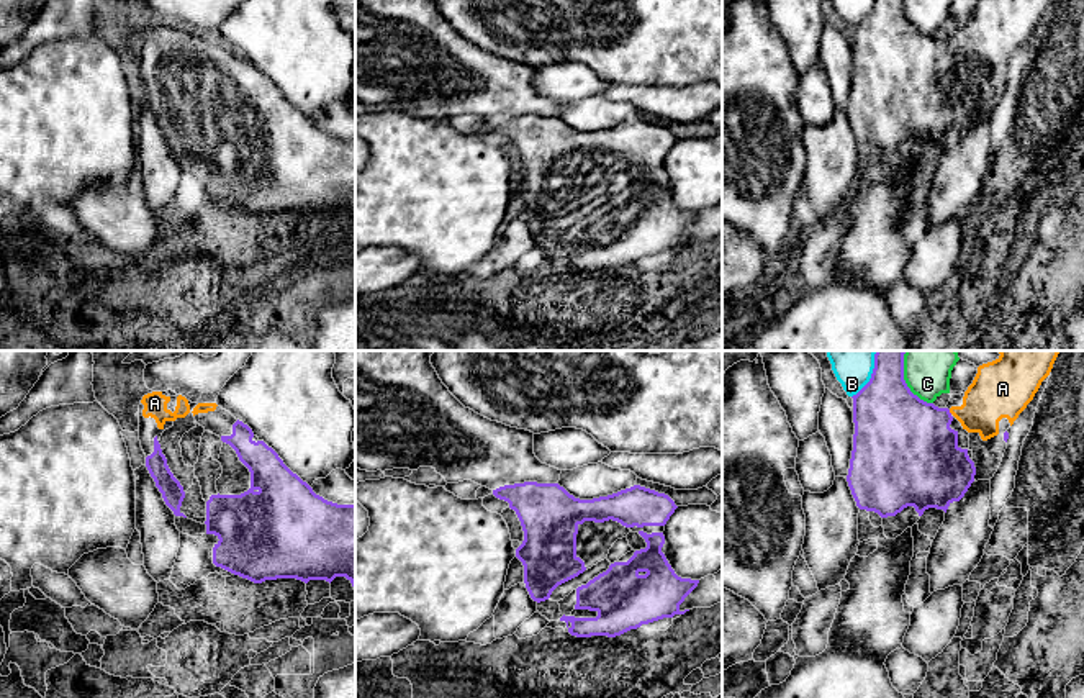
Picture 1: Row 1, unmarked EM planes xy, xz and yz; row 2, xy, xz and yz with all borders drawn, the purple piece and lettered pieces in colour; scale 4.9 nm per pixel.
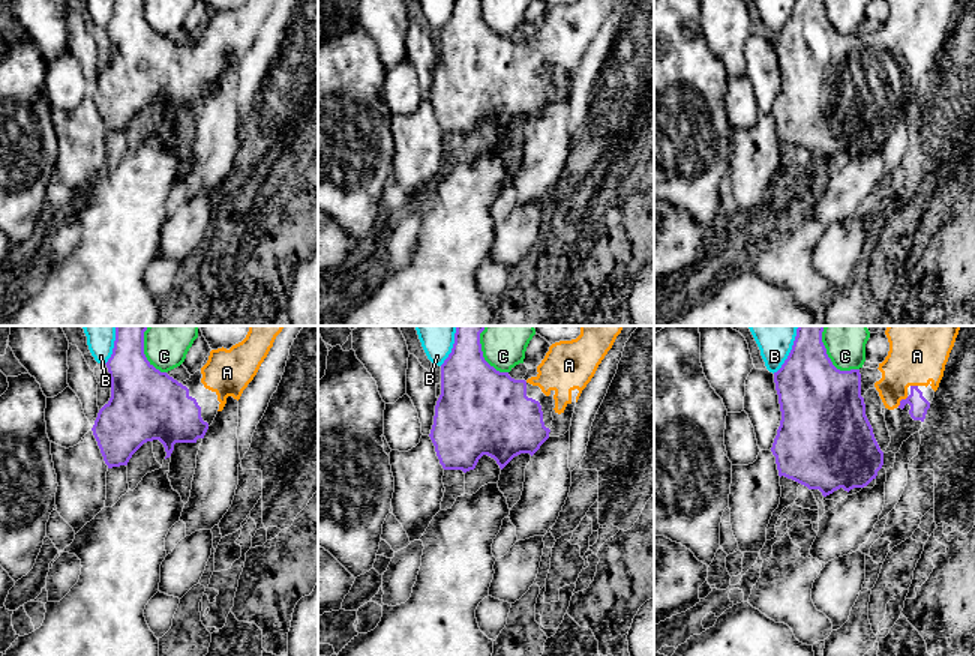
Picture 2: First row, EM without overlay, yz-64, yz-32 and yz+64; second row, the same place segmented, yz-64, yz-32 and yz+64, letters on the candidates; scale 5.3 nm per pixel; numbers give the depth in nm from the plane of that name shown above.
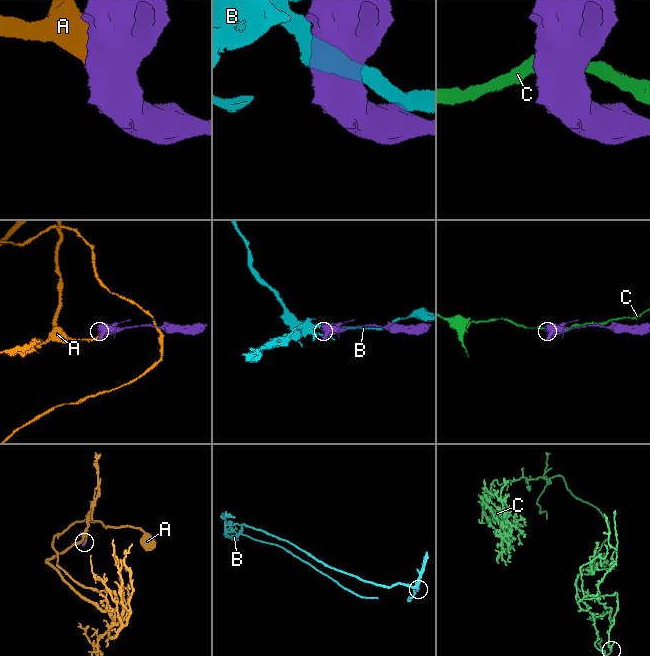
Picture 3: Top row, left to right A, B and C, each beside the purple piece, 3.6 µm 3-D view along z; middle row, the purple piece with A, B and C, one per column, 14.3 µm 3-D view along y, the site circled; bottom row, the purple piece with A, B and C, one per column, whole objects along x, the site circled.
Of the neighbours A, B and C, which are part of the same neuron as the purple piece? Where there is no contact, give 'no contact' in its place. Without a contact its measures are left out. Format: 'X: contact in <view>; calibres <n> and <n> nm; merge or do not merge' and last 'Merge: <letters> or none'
A: contact in yz; calibres 440 and 260 nm; merge
B: contact in yz; calibres 360 and 220 nm; do not merge
C: contact in yz; calibres 400 and 260 nm; do not merge
Merge: A

